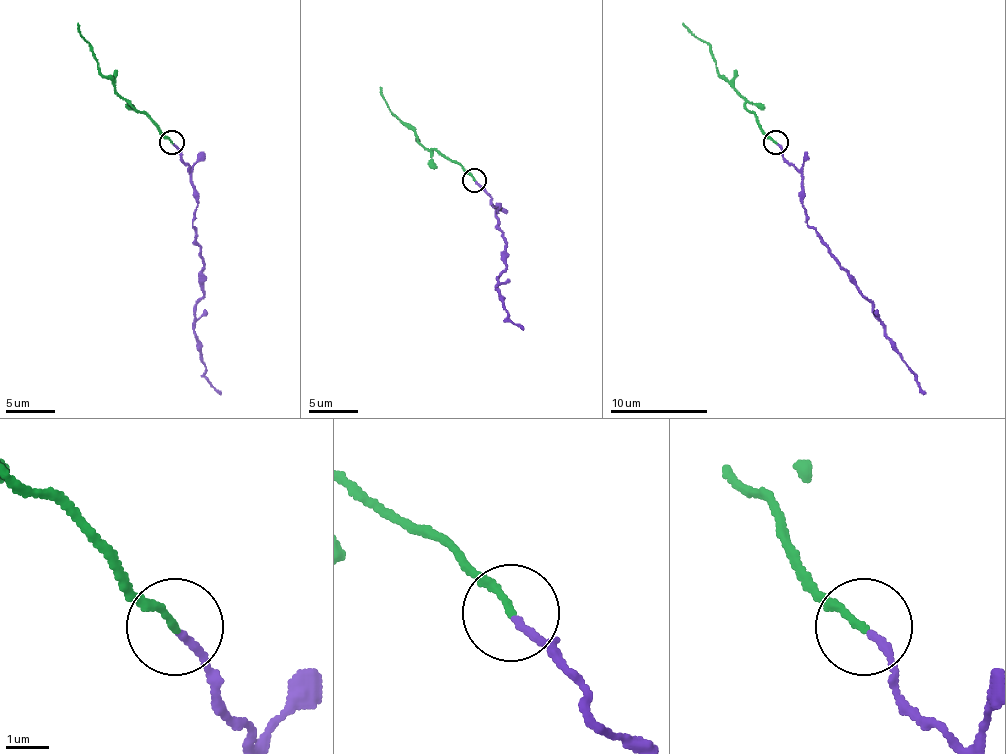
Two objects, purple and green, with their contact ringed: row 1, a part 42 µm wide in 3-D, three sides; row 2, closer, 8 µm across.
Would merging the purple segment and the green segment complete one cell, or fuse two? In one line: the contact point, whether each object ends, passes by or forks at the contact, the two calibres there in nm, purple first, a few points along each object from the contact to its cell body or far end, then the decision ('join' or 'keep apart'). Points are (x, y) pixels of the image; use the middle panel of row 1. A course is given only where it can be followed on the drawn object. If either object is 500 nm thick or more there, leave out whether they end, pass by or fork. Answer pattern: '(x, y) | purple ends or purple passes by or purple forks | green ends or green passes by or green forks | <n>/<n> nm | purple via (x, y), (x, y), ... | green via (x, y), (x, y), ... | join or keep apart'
(474, 180) | purple ends | green ends | 170/170 nm | purple via (473, 182), (500, 209), (495, 211), (505, 238), (505, 269), (495, 289), (508, 321), (522, 328) | green via (473, 179), (456, 162), (427, 150), (395, 116), (383, 99), (381, 87) | keep apart

